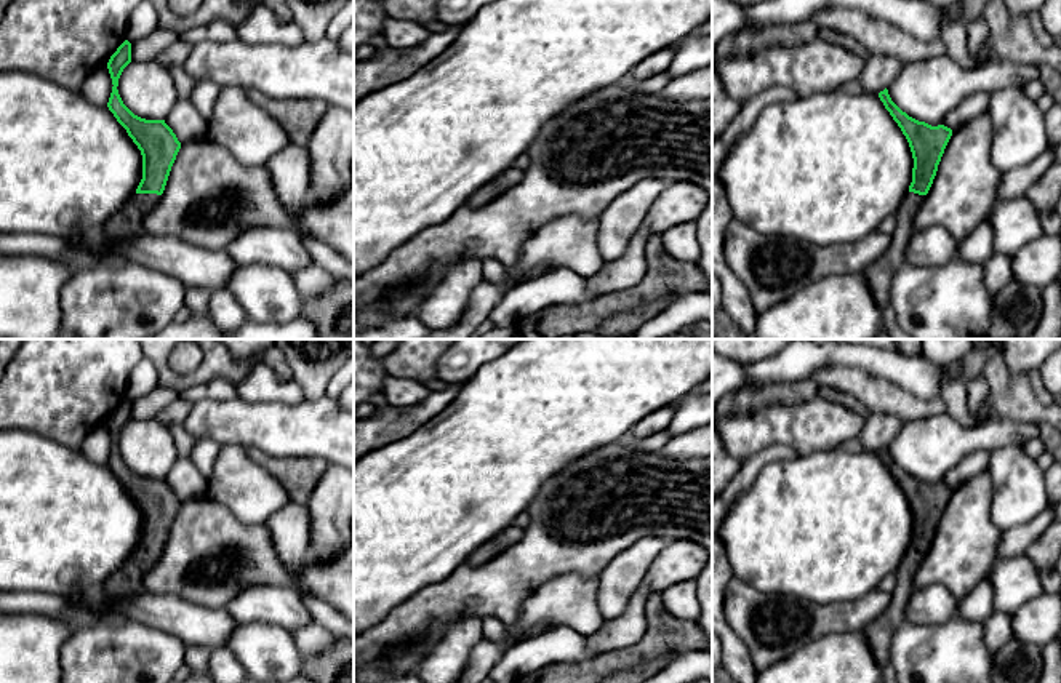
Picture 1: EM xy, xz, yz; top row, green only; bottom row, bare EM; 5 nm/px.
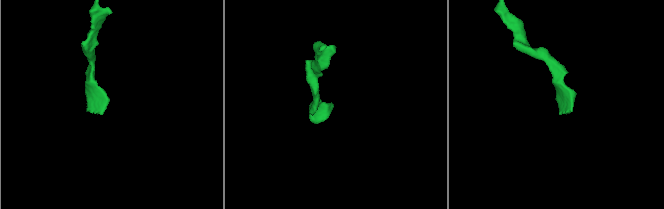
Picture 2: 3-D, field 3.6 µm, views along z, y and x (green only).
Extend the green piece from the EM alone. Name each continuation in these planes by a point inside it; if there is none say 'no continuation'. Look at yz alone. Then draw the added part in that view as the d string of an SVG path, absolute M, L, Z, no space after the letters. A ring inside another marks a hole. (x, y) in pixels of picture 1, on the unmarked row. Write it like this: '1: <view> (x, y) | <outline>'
1: yz (879, 634) | M907 550L896 569L896 585L891 592L891 600L885 613L877 617L864 635L869 641L871 651L882 670L890 664L888 651L890 641L904 619L904 608L909 597L914 593L914 576L922 565L925 553Z

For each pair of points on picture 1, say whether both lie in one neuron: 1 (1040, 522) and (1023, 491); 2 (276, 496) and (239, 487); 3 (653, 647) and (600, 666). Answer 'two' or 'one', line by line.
1: two
2: one
3: one

